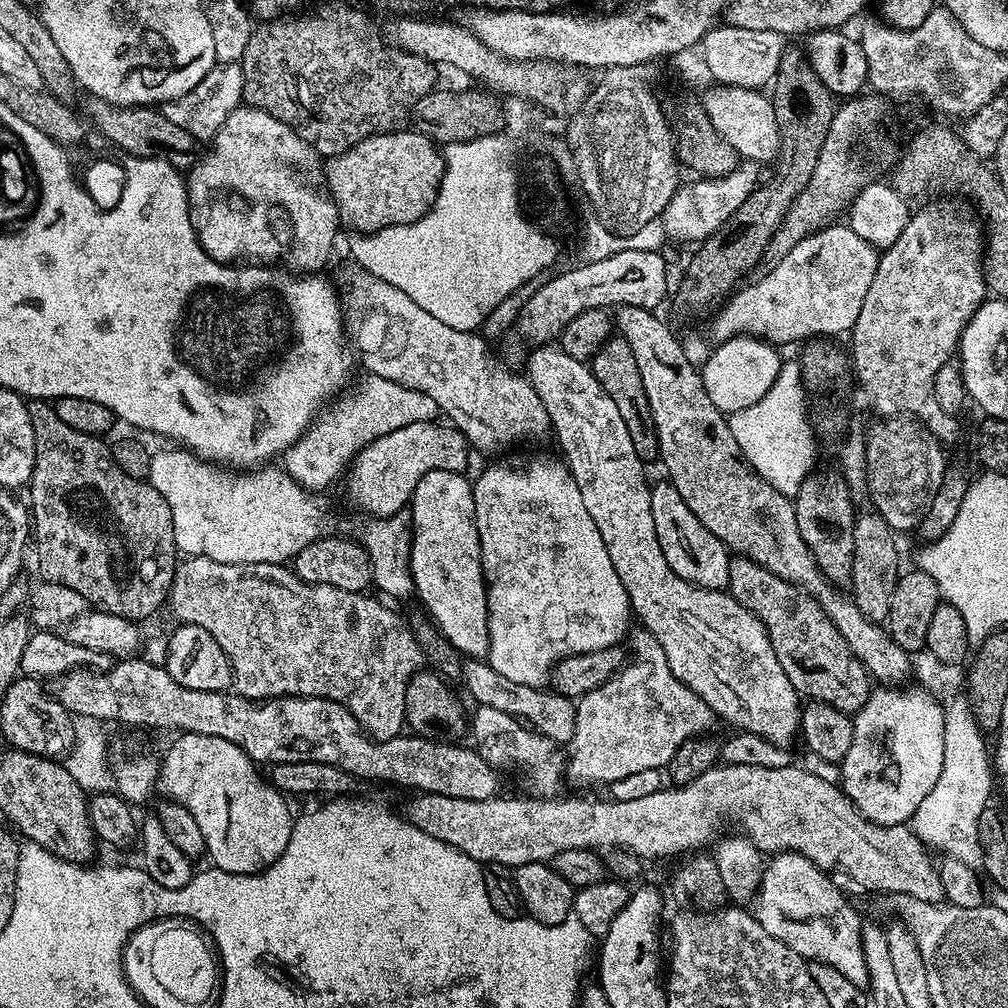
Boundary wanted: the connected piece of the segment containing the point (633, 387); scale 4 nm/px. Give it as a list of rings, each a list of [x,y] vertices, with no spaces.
[[[619,334],[609,336],[592,355],[590,367],[602,390],[610,394],[622,422],[626,422],[626,430],[630,433],[630,442],[634,442],[638,458],[645,462],[655,461],[660,451],[656,427],[650,414],[650,402],[646,402],[646,390],[642,387],[642,374],[638,374],[638,362],[634,362],[634,350],[630,350],[630,342],[626,342]]]

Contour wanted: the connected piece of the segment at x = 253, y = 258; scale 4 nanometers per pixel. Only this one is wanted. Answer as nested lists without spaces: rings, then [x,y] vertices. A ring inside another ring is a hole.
[[[241,106],[222,122],[210,147],[186,172],[188,213],[202,250],[221,262],[259,262],[283,266],[293,274],[319,273],[332,256],[341,222],[327,191],[319,192],[292,165],[313,159],[308,144],[266,110]]]

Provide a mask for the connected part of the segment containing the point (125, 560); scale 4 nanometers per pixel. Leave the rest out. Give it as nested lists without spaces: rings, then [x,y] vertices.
[[[47,399],[27,401],[30,426],[34,426],[34,470],[30,481],[30,520],[34,525],[34,548],[40,559],[40,572],[47,582],[70,586],[82,594],[95,611],[118,614],[144,622],[160,607],[165,607],[176,573],[178,551],[174,536],[174,518],[162,494],[148,480],[135,480],[118,468],[112,449],[101,437],[70,430]]]

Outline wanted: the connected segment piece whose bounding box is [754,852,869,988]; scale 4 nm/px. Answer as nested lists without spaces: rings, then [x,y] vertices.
[[[778,852],[767,861],[764,877],[754,897],[754,915],[756,921],[764,927],[766,934],[778,938],[794,954],[798,954],[806,962],[817,960],[823,964],[834,966],[854,986],[864,988],[869,983],[864,947],[862,946],[862,919],[852,909],[852,904],[832,885],[832,880],[825,869],[814,866],[814,862],[797,852]]]

